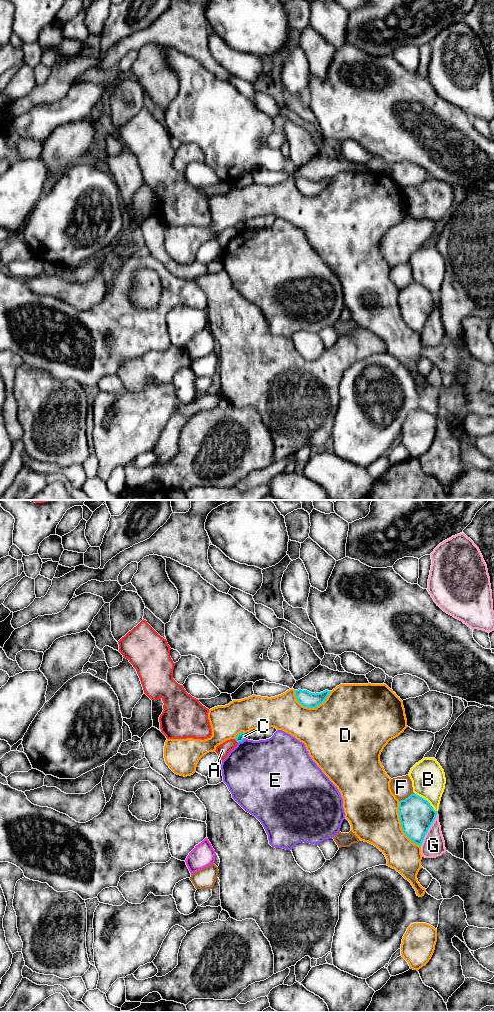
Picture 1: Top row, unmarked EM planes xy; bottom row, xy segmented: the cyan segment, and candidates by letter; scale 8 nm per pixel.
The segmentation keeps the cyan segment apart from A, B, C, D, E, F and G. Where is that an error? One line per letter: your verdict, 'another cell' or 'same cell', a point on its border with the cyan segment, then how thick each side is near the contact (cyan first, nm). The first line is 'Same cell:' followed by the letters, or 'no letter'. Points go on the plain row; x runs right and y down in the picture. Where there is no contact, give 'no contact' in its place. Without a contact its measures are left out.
Same cell: no letter
A: another cell; meets cyan in xy at (236, 228); 60 nm thick on the cyan side, 100 nm on the other
B: another cell; meets cyan in xy at (426, 288); 280 nm thick on the cyan side, 280 nm on the other
C: another cell; meets cyan in xy at (243, 225); 60 nm thick on the cyan side, 20 nm on the other
D: another cell; meets cyan in xy at (401, 313); 280 nm thick on the cyan side, 400 nm on the other
E: another cell; meets cyan in xy at (240, 229); 60 nm thick on the cyan side, 460 nm on the other
F: another cell; meets cyan in xy at (406, 286); 280 nm thick on the cyan side, 170 nm on the other
G: another cell; meets cyan in xy at (429, 315); 280 nm thick on the cyan side, 190 nm on the other

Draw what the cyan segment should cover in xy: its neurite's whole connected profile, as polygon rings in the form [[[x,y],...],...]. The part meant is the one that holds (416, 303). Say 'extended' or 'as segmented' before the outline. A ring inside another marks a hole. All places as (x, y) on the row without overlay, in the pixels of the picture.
as segmented; [[[413,281],[405,288],[399,289],[398,302],[404,322],[414,332],[421,334],[437,299],[427,288]]]

